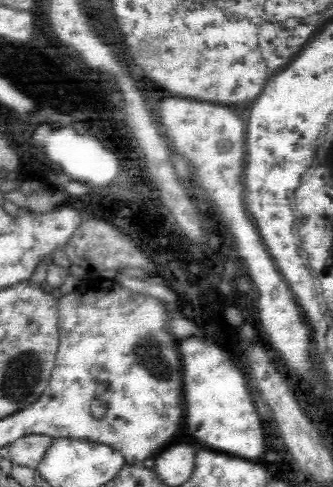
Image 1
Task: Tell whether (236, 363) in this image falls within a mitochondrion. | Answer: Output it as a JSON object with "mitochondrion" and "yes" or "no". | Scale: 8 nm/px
{"mitochondrion":"no"}

